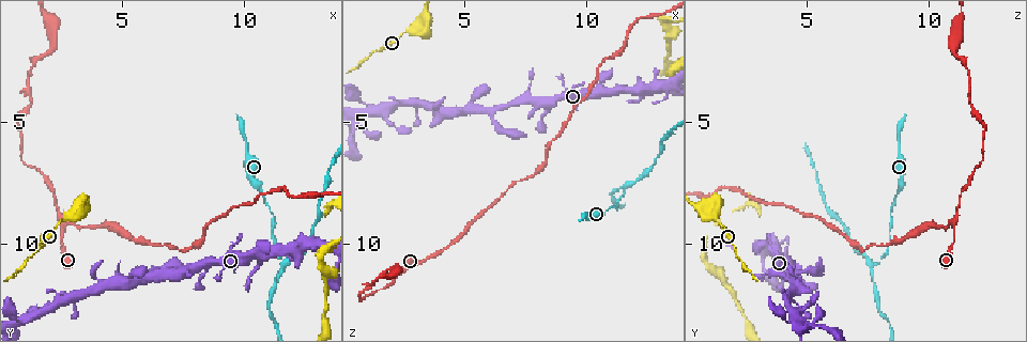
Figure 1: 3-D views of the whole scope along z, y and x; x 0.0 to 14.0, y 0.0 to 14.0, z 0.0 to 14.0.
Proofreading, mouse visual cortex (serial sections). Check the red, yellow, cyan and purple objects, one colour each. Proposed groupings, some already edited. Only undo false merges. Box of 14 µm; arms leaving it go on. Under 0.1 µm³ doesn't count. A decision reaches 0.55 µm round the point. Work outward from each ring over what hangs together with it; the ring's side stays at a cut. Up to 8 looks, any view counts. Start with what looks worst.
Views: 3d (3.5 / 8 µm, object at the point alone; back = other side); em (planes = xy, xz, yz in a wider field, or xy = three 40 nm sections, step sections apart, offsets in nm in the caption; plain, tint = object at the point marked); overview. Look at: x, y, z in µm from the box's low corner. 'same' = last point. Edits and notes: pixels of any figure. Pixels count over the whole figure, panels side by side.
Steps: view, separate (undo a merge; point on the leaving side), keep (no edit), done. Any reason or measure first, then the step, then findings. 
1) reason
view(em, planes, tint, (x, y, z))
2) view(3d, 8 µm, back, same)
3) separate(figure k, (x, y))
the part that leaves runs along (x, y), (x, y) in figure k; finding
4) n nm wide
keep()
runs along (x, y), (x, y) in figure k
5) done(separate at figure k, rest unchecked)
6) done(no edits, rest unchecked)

three arms meet
view(3d, 3.5 µm, (11.5, 10.9, 7.7))

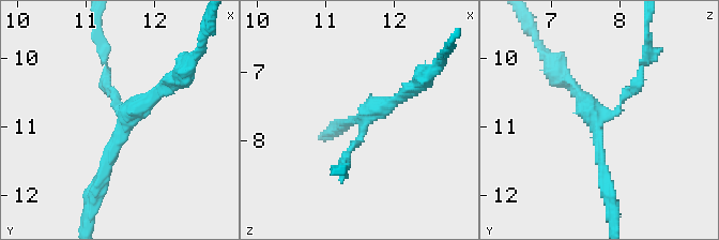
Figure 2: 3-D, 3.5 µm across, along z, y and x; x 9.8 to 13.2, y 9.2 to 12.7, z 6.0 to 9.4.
view(em, xy, step 3, tint, (11.60, 10.80, 7.70))

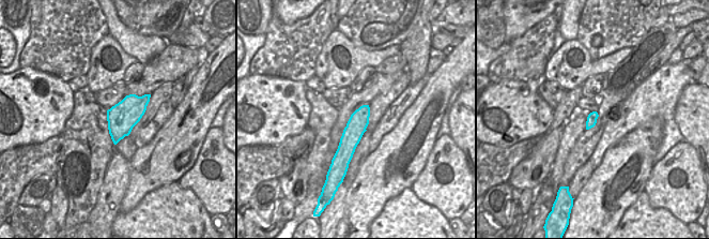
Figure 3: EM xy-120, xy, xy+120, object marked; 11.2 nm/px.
3 arms
keep()
runs along (366, 107), (347, 146), (345, 164) in figure 3; continuous, no second cell

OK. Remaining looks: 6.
sharp bend
view(3d, 3.5 µm, (2.7, 9.2, 11.0))

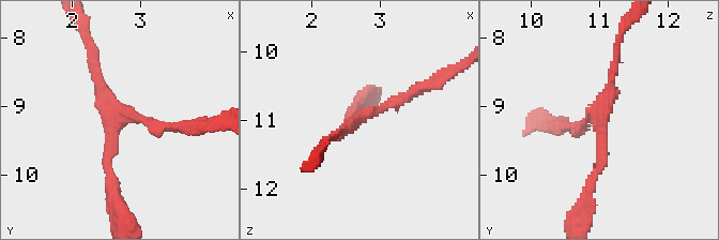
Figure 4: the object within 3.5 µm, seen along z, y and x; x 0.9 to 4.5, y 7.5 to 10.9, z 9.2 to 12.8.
view(em, xy, step 1, tint, (2.70, 9.25, 11.00))

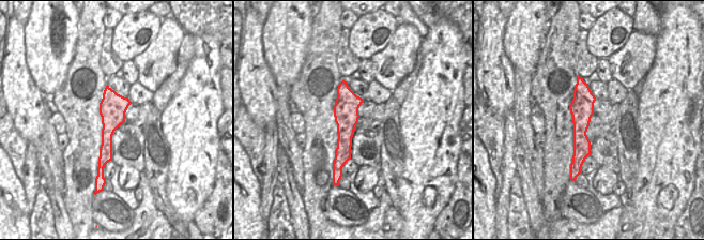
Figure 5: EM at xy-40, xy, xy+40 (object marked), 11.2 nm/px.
280 nm wide
keep()
runs along (579, 79), (581, 85), (579, 164) in figure 5; continuous, no second cell

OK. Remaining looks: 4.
a fork
view(em, xy, step 5, tint, (12.1, 10.2, 3.7))

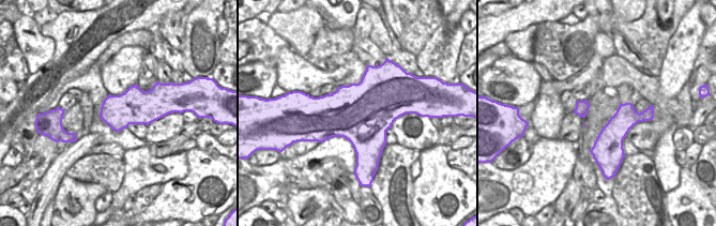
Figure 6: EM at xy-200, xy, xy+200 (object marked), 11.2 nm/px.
see where the arms go
view(3d, 3.5 µm, back, same)

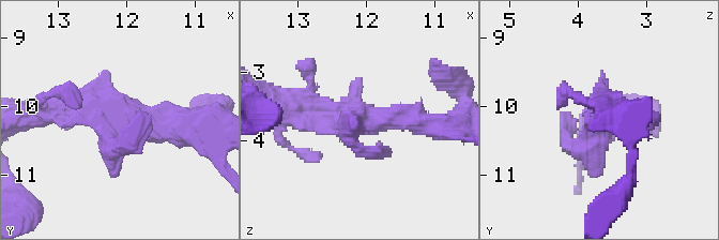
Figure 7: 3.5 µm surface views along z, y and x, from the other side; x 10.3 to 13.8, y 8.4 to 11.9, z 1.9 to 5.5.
keep()
runs along (187, 130), (72, 103), (49, 109) in figure 7; one cell here

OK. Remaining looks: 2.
sharp bend
view(3d, 8 µm, (5.3, 11.5, 4.6))

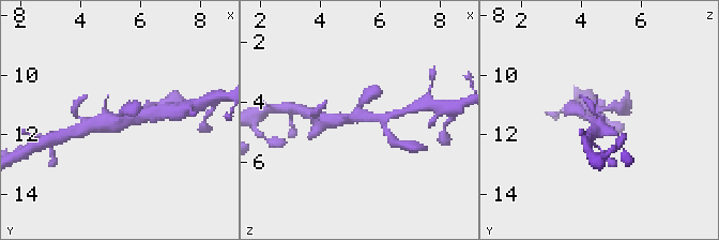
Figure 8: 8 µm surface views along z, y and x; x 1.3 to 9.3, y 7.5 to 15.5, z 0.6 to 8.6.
view(em, xy, step 5, tint, (5.4, 11.5, 4.5))

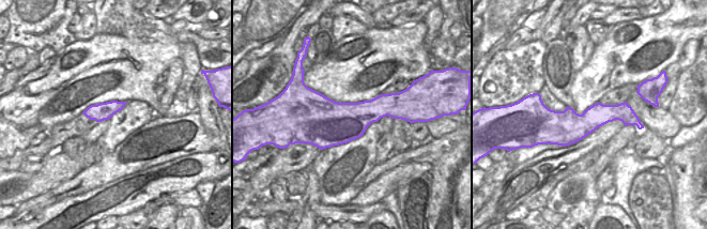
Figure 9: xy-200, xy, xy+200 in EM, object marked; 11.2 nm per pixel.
keep()
runs along (549, 118), (634, 118) in figure 9; one cell here

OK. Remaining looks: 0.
done(no edits, rest unchecked)

